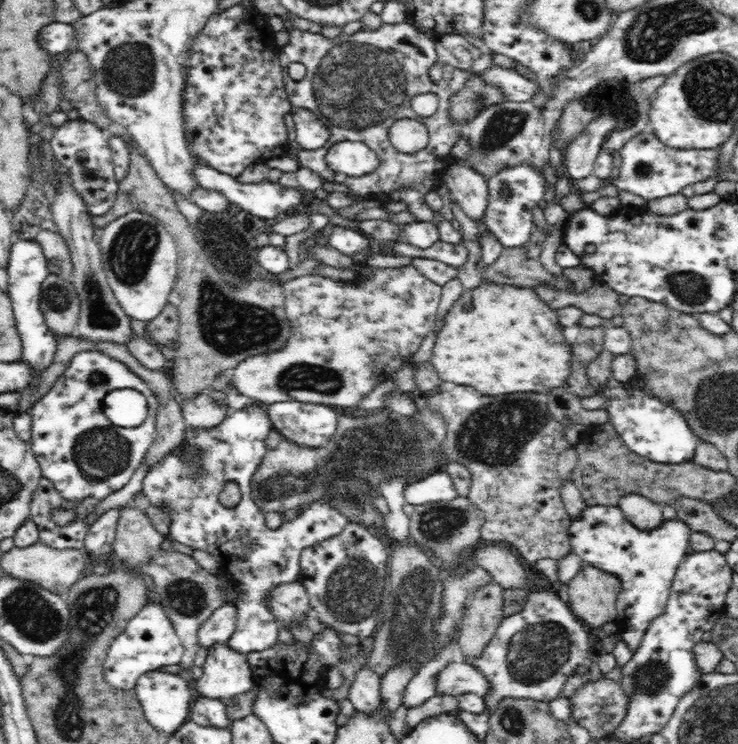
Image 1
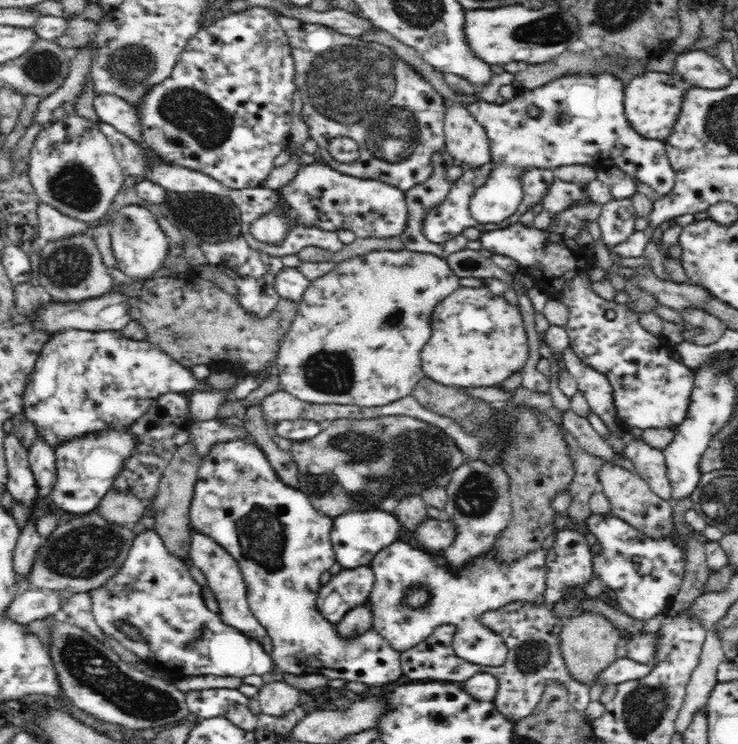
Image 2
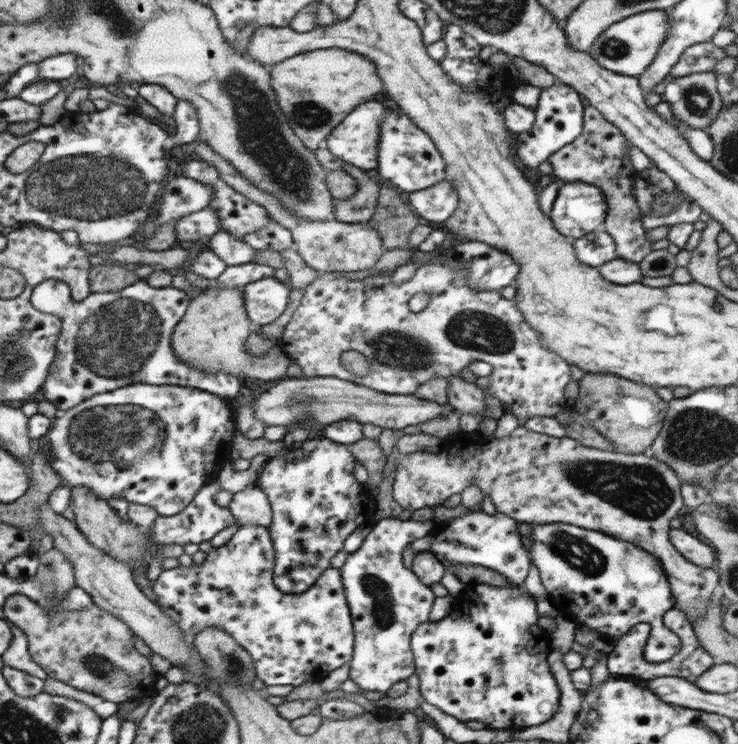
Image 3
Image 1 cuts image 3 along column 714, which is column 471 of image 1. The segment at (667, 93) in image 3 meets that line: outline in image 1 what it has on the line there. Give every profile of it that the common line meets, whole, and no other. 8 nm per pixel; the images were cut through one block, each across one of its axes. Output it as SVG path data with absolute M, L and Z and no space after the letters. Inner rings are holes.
M472 73L464 88L450 98L450 119L466 125L480 110L504 101L500 87L486 85L482 74Z

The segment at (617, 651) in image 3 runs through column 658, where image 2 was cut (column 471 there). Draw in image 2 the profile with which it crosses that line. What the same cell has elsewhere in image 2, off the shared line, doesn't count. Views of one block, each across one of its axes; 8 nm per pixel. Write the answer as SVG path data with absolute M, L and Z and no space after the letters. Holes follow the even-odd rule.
M578 530L558 531L554 546L547 552L546 603L542 606L531 606L531 604L523 604L523 602L514 602L497 608L495 611L488 611L480 619L480 623L494 631L496 635L500 635L508 647L504 664L498 667L482 667L456 656L453 638L457 629L453 625L441 625L426 640L401 652L403 675L417 682L419 680L451 680L463 683L480 672L491 674L499 683L494 703L498 705L498 709L504 715L516 722L532 714L537 701L544 694L546 682L554 680L566 688L572 708L584 712L591 701L589 692L594 684L588 683L587 686L580 684L566 670L564 659L561 658L559 639L564 621L555 616L552 608L568 587L579 587L589 580L594 573L594 555L591 553L584 534Z

